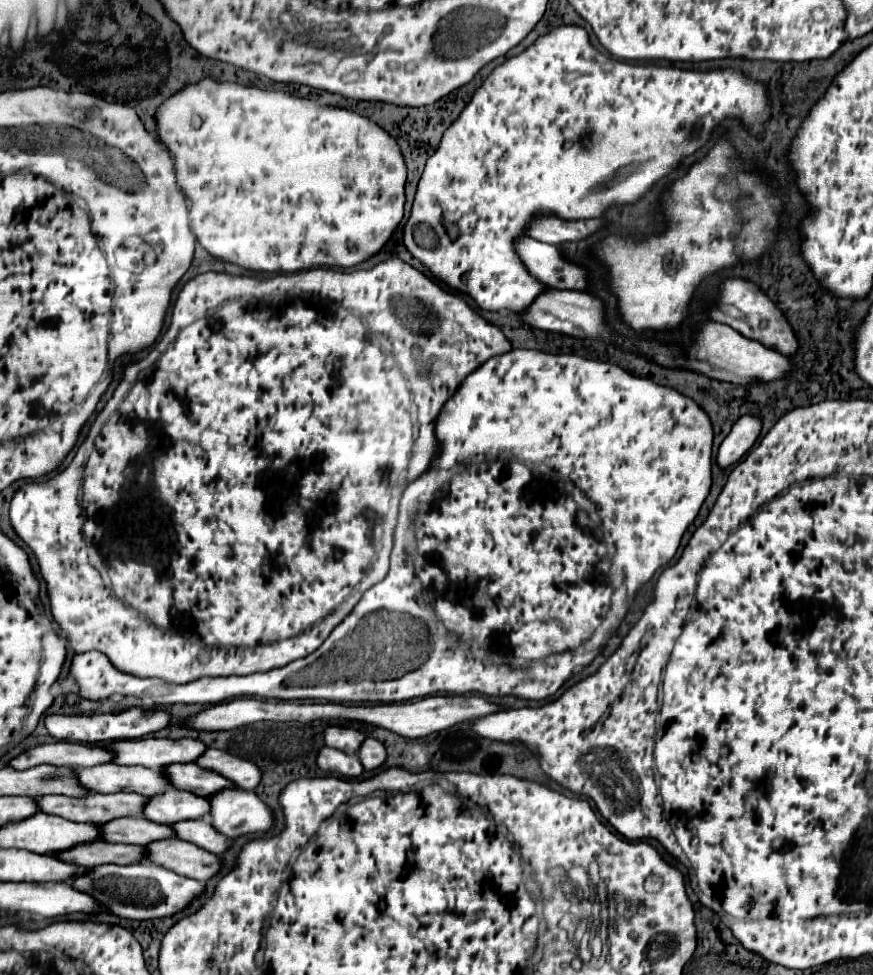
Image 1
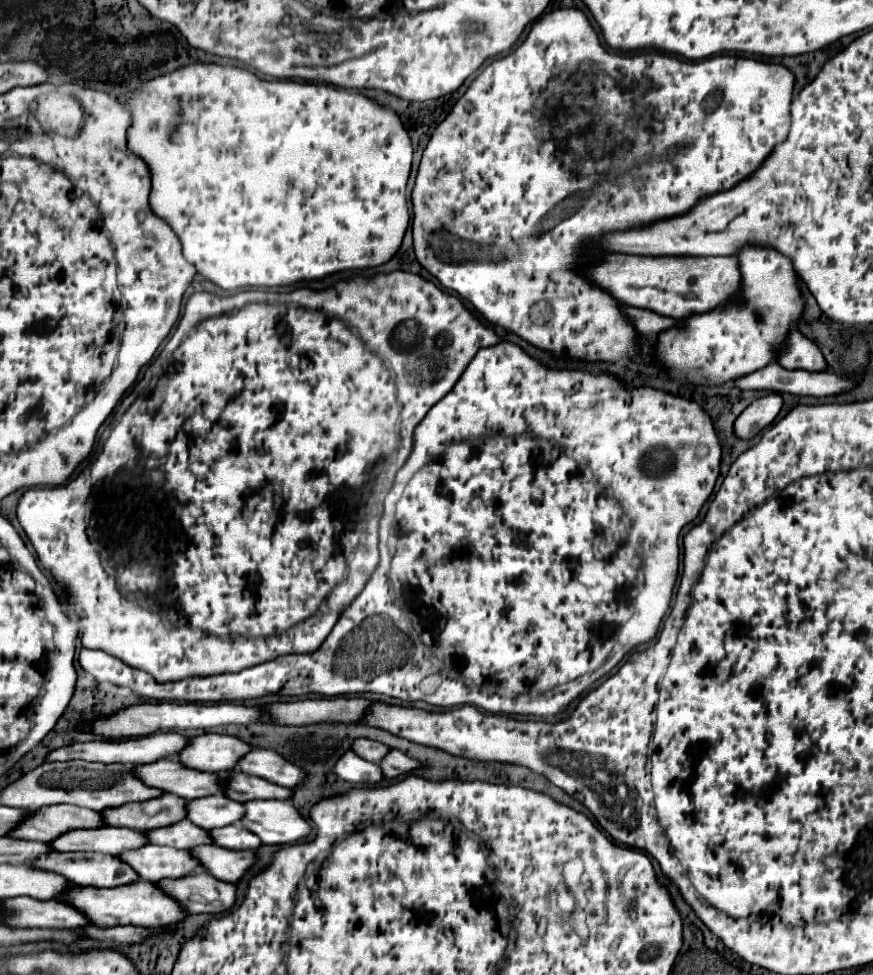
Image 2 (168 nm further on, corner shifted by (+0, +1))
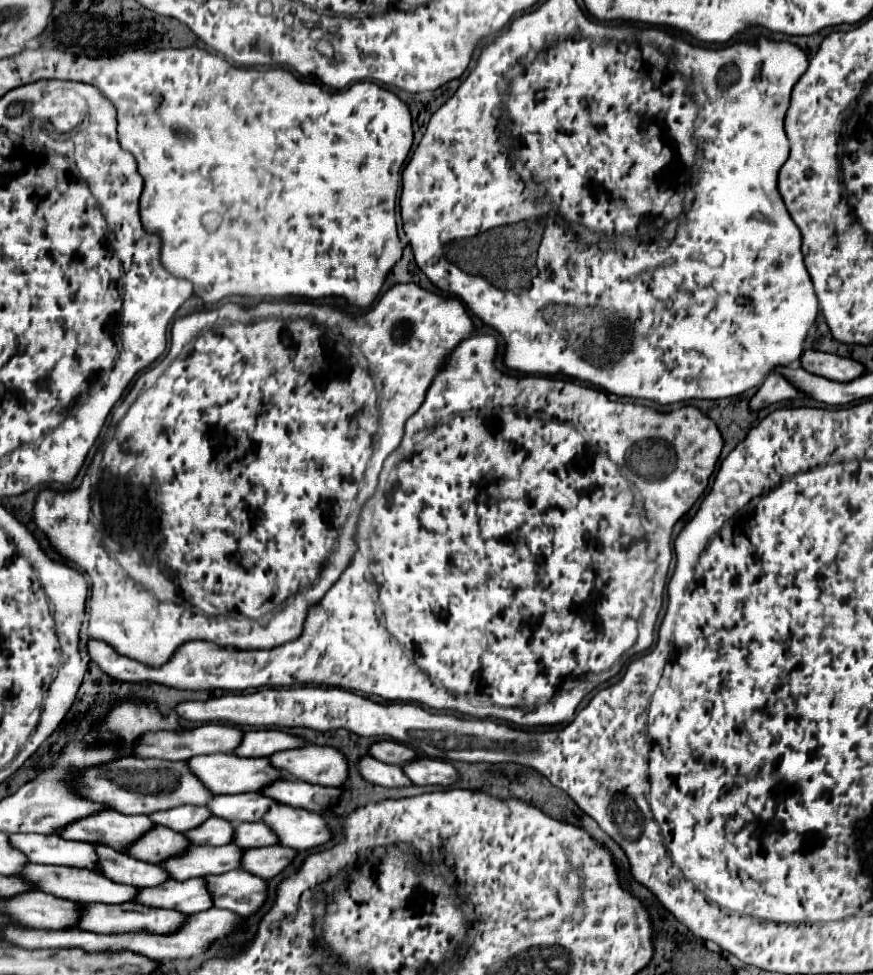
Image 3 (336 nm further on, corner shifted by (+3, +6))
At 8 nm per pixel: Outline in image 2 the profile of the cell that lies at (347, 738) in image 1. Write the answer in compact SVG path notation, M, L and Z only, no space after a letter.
M356 739L352 743L352 751L358 757L362 757L366 761L372 761L372 763L378 763L382 759L382 755L384 755L386 749L388 749L386 745L378 743L378 741L372 741L372 739Z

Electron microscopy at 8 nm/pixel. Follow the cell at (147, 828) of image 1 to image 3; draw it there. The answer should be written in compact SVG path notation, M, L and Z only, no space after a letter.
M209 818L209 822L205 822L203 826L199 826L197 830L189 830L185 832L185 836L193 842L193 844L207 844L207 846L225 846L231 844L235 840L235 824L225 820L225 818Z

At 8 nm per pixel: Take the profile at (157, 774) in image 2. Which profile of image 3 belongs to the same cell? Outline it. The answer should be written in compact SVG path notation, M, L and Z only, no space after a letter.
M209 754L191 758L189 768L201 778L201 782L215 794L241 794L241 792L261 792L269 784L285 778L281 770L273 768L269 758L243 758L235 754Z

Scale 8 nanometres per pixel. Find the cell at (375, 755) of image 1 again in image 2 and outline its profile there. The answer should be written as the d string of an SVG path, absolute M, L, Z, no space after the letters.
M390 749L390 751L382 757L382 761L380 761L380 769L382 769L382 775L384 775L386 779L394 779L394 777L398 777L398 775L404 775L404 773L416 769L418 765L420 765L418 761L410 759L408 755L404 755L404 753L398 751L398 749Z

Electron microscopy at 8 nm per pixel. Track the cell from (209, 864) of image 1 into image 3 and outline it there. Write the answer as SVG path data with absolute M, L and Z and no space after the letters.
M265 846L265 848L251 848L243 856L243 868L259 878L271 880L279 876L297 856L295 848L289 846Z

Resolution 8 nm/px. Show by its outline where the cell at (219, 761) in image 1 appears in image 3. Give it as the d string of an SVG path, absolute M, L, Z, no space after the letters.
M307 744L297 750L277 752L269 760L287 776L321 786L343 786L349 776L347 756L333 746Z

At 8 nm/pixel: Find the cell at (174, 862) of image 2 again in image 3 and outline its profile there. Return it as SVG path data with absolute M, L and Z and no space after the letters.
M235 844L227 846L191 846L183 856L163 862L165 870L177 880L189 880L195 876L217 876L229 870L241 868L243 848Z

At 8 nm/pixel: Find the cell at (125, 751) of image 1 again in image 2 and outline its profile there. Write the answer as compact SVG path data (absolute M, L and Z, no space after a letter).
M204 733L198 737L190 737L186 747L176 755L176 761L188 769L218 773L234 769L238 759L250 749L252 747L248 747L238 737Z

